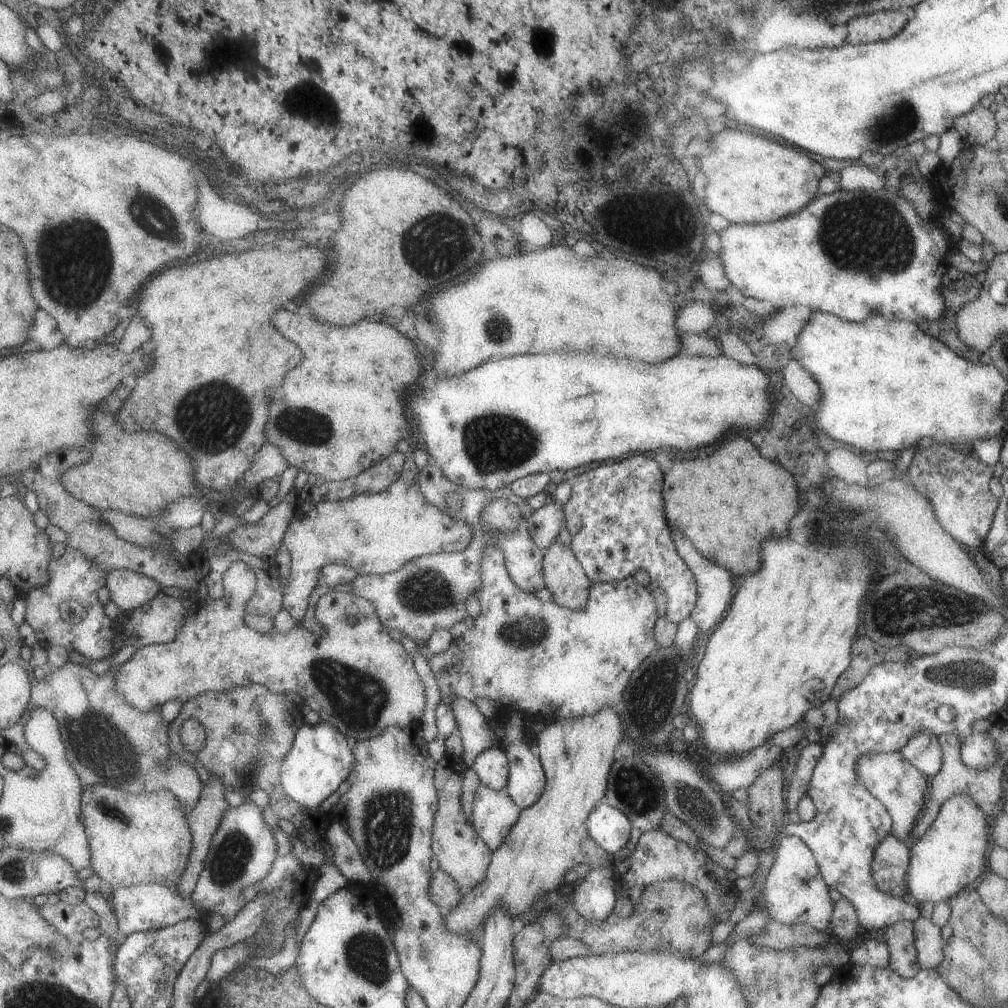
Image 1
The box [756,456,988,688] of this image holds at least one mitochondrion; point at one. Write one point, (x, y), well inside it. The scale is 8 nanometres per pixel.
(918, 609)

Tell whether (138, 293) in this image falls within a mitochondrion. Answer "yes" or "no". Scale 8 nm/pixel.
no

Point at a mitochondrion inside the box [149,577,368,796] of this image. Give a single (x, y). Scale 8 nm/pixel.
(245, 775)

